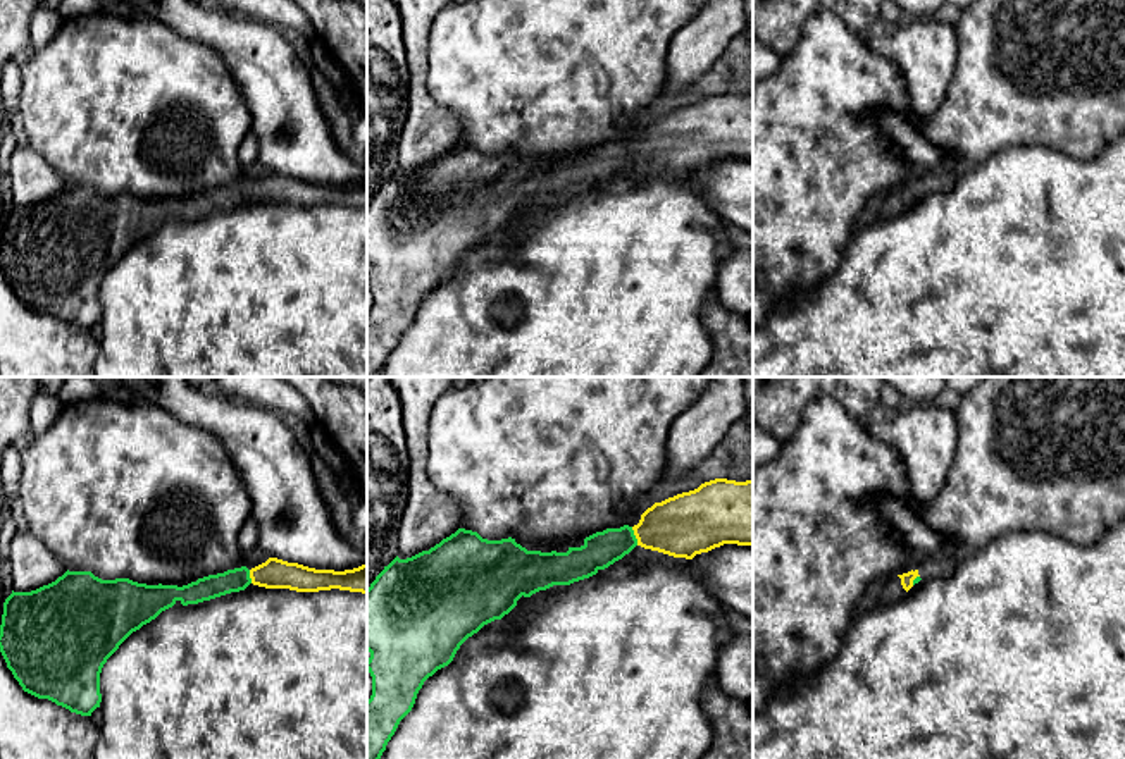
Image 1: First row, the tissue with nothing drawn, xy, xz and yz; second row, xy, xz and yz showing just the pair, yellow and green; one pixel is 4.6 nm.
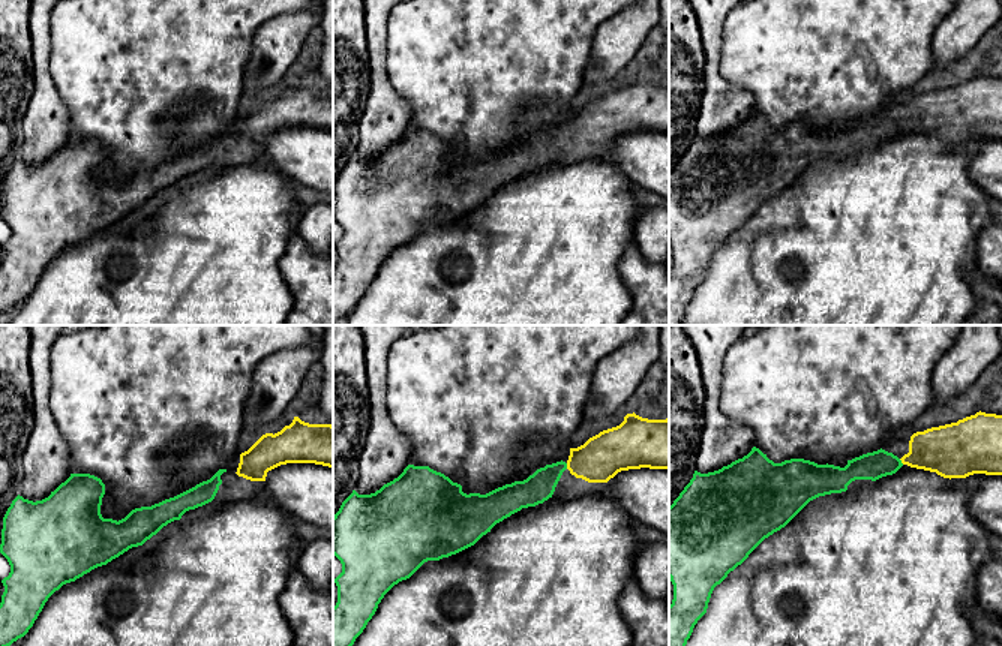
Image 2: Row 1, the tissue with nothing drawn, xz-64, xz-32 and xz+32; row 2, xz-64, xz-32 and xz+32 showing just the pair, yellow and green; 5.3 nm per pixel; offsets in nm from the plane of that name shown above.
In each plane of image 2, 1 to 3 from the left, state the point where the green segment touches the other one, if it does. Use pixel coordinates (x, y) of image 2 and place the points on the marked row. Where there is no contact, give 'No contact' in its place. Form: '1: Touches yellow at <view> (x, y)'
1: No contact
2: Touches yellow at xz-32 (567, 466)
3: Touches yellow at xz+32 (902, 462)

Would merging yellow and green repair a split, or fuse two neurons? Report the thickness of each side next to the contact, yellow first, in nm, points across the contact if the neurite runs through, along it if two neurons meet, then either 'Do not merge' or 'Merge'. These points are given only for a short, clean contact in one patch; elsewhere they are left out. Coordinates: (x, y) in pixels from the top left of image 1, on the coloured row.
Thickness 300 nm (yellow) against 160 nm. Path across: xz (684, 525), (634, 534), (600, 549). Merge

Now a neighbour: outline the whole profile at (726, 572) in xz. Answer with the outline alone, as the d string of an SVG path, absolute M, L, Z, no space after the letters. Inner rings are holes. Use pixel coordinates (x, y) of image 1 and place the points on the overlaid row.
M724 544L691 561L713 599L753 620L753 546Z

